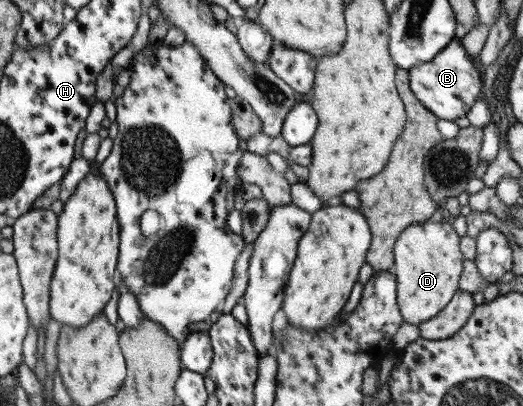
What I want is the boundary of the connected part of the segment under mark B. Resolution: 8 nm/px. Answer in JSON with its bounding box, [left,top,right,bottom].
[408,38,483,121]

